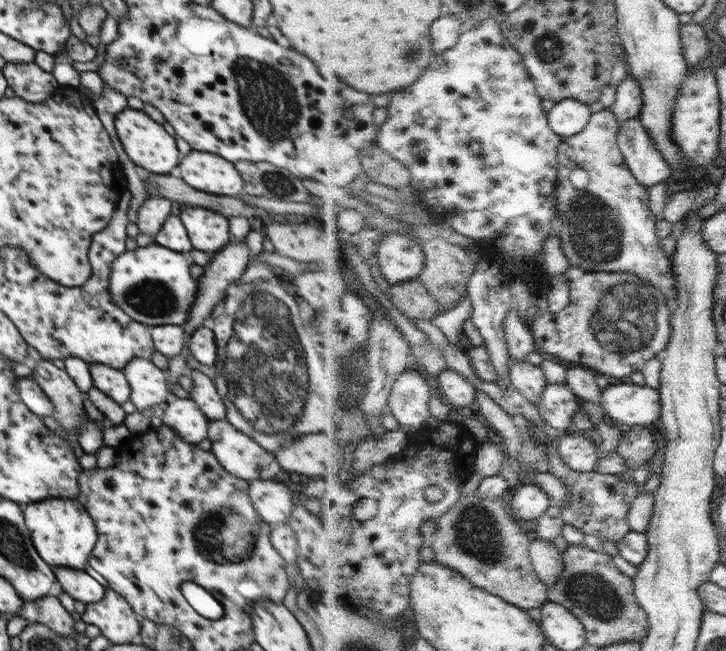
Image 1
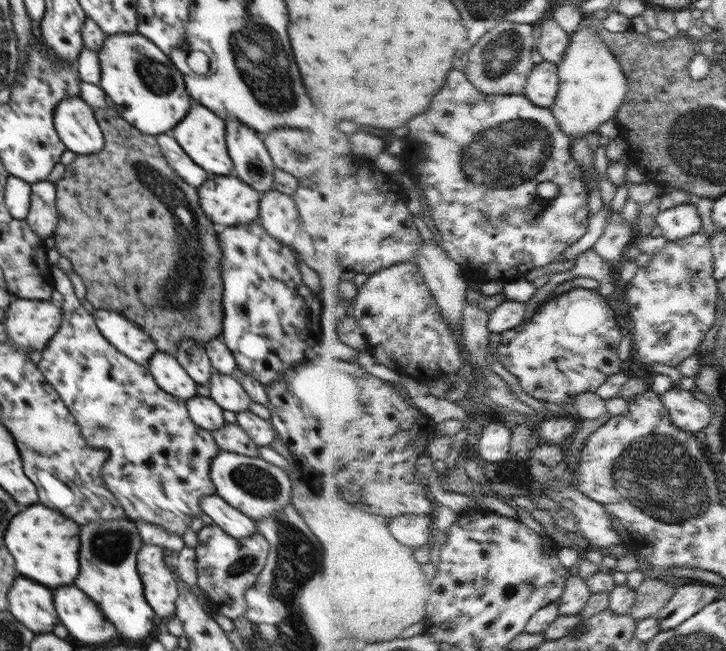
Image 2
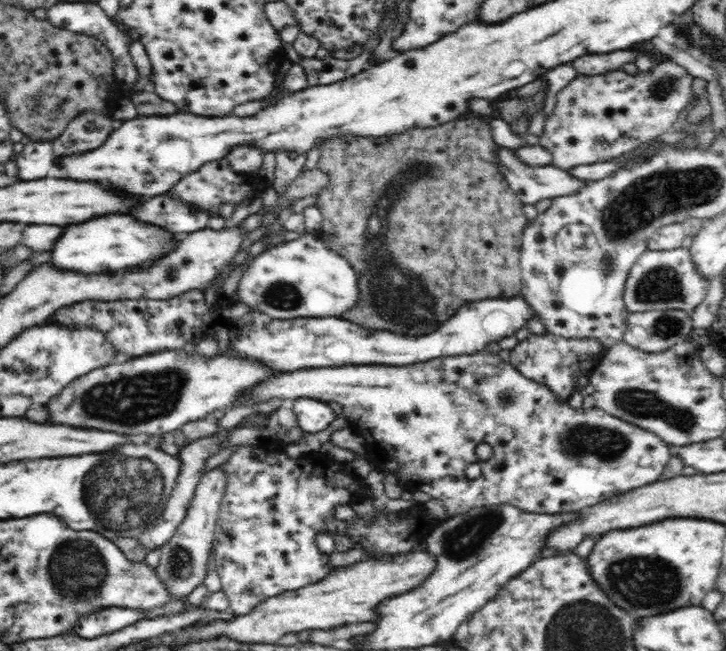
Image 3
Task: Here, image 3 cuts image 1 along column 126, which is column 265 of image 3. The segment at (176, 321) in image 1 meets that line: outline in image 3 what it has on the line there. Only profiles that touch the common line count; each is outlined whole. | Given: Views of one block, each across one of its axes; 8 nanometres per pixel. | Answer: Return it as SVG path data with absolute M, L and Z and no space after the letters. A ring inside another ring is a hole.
M304 234L252 259L242 272L236 292L240 302L272 318L339 317L358 306L357 282L354 267L344 257L326 247L316 234Z

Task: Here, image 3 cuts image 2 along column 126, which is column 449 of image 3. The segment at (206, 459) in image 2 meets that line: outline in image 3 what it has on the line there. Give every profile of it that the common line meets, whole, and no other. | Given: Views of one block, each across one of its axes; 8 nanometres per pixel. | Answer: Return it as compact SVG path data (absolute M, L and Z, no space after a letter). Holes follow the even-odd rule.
M486 349L478 350L476 354L462 354L462 356L442 356L426 362L418 362L410 366L384 366L382 364L374 365L346 365L330 366L326 368L302 368L290 372L277 371L276 374L268 376L266 380L260 380L256 386L246 394L238 396L238 406L248 403L260 403L272 400L272 398L282 398L287 403L297 398L313 398L328 402L340 404L343 410L344 418L348 422L348 427L358 433L365 442L365 450L369 452L369 461L376 466L378 470L386 470L394 474L398 484L408 491L420 490L430 494L432 498L439 498L444 504L449 517L466 514L472 508L478 506L494 506L498 504L511 504L517 506L520 510L526 512L537 512L538 514L560 514L562 512L579 512L586 507L600 504L620 493L625 493L641 486L646 486L656 480L660 480L662 472L670 457L670 445L665 443L660 437L644 430L639 426L620 420L605 410L593 407L585 410L581 408L574 409L567 402L560 402L558 397L541 382L534 382L526 378L521 372L518 372L511 363L506 363L498 355L488 353ZM478 444L490 444L492 446L492 456L484 462L476 456L476 446ZM468 464L478 464L481 468L481 474L478 478L470 479L466 476L466 466Z

